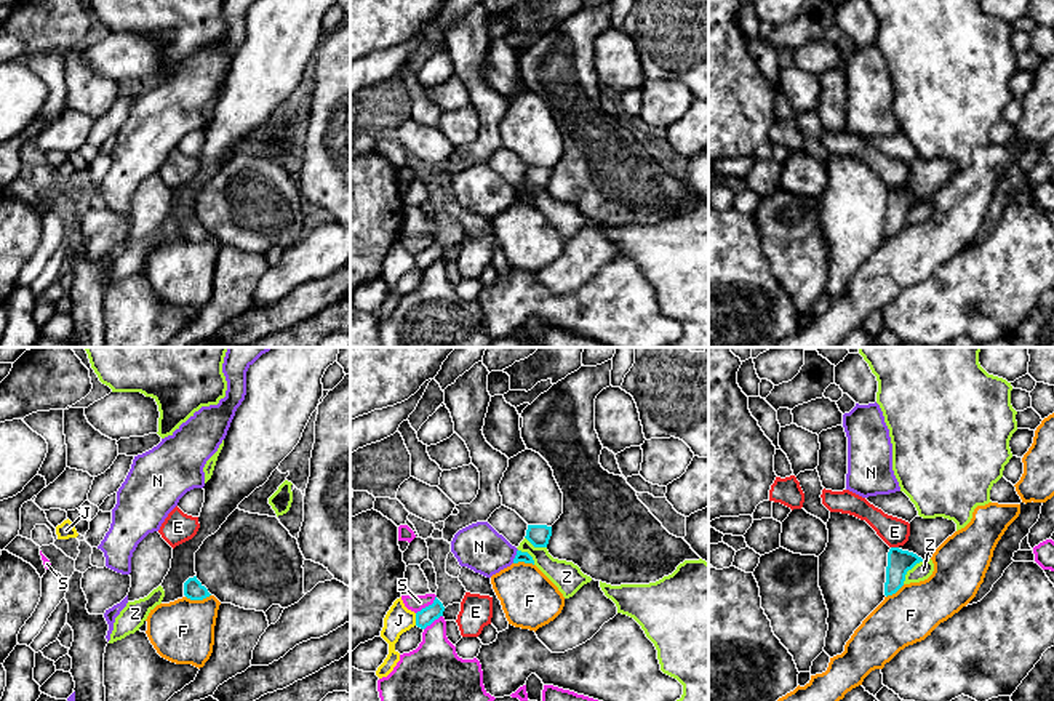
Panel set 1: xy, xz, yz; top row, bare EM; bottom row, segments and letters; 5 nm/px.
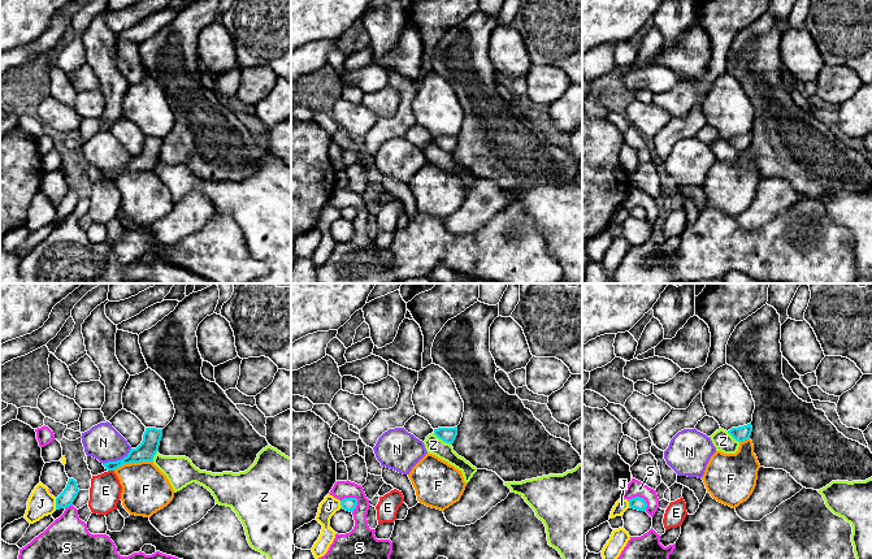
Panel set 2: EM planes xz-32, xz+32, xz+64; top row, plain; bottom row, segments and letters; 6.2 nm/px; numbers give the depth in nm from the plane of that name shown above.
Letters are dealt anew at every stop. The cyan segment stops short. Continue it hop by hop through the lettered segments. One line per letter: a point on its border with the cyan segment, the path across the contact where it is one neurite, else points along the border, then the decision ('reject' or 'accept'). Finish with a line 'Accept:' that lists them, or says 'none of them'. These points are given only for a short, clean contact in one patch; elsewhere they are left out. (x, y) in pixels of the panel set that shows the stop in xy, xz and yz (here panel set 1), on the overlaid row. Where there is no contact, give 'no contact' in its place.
E: contact yz (894, 548); reject
F: contact xy (197, 599); reject
J: contact xz (416, 620); border xz (415, 613), (416, 624); reject
N: contact xz (515, 556); border xz (517, 549), (512, 562); reject
S: contact xz (429, 605); reject
Z: contact yz (909, 568); border yz (923, 560), (907, 572), (902, 583); reject
Accept: none of them

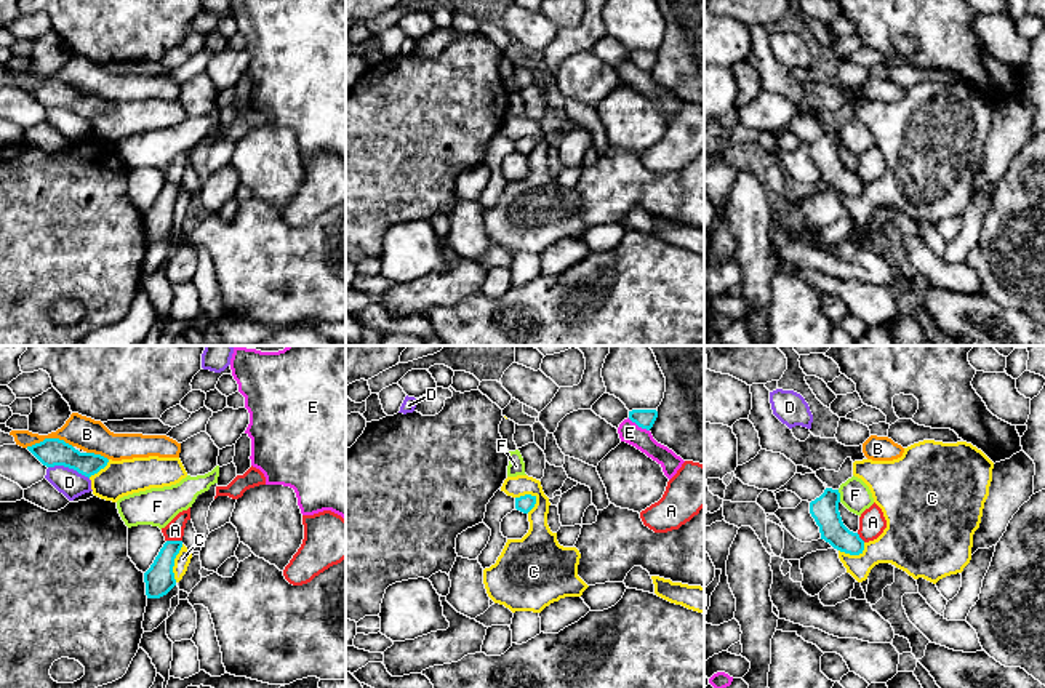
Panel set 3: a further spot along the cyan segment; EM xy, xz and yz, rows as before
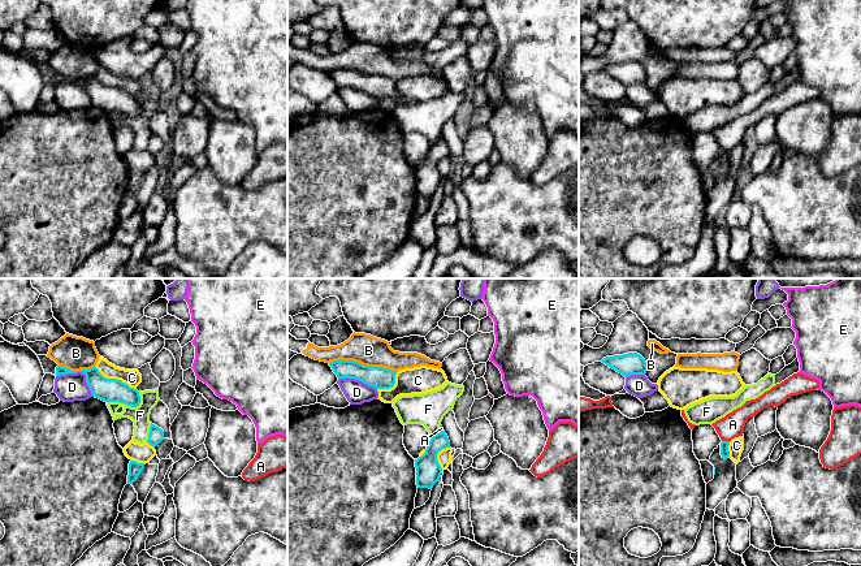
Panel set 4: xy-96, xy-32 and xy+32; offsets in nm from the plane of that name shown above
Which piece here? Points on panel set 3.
A: contact xy (175, 541); reject
B: contact xy (48, 439); border xy (72, 445), (58, 439), (44, 439), (26, 447); reject
C: contact xy (173, 564); reject
D: contact xy (69, 468); border xy (48, 466), (68, 466), (88, 479); reject
E: contact xz (639, 426); border xz (628, 418), (648, 431); reject
F: contact yz (839, 496); border yz (837, 490), (840, 501); reject
Accept: none of them

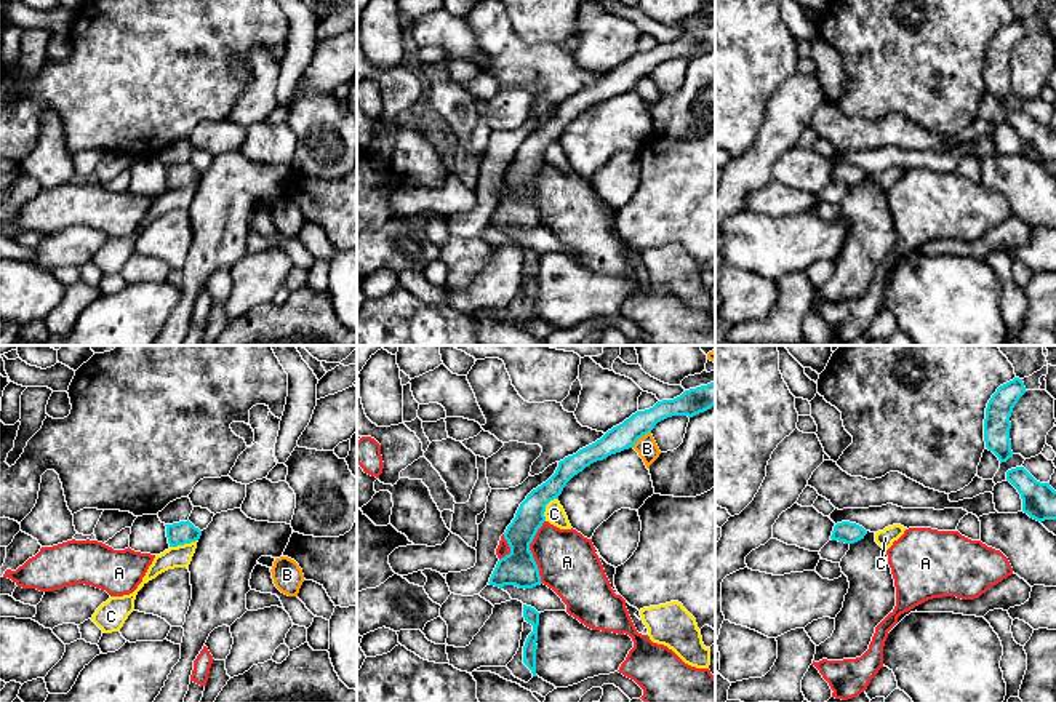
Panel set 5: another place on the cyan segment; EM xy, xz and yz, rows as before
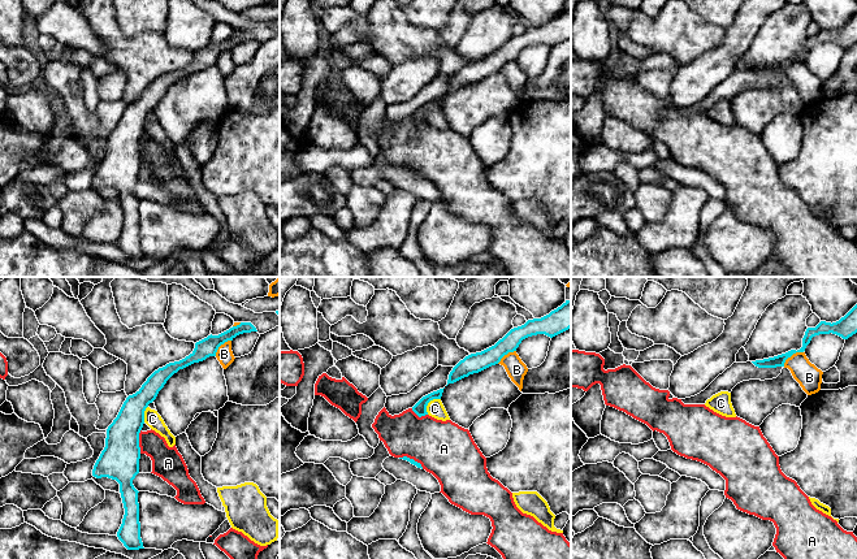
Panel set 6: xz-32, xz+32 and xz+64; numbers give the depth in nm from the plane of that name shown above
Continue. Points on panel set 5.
A: contact xz (530, 552); border xz (544, 520), (530, 544), (541, 582); reject
B: contact xz (640, 437); border xz (650, 430), (632, 446); reject
C: contact xy (183, 544); border xy (197, 539), (170, 547); reject
Accept: none of them

